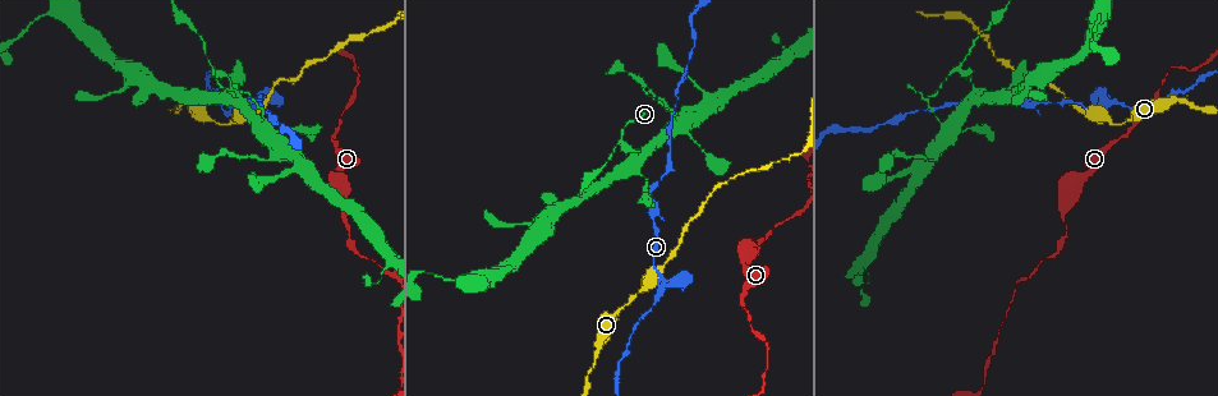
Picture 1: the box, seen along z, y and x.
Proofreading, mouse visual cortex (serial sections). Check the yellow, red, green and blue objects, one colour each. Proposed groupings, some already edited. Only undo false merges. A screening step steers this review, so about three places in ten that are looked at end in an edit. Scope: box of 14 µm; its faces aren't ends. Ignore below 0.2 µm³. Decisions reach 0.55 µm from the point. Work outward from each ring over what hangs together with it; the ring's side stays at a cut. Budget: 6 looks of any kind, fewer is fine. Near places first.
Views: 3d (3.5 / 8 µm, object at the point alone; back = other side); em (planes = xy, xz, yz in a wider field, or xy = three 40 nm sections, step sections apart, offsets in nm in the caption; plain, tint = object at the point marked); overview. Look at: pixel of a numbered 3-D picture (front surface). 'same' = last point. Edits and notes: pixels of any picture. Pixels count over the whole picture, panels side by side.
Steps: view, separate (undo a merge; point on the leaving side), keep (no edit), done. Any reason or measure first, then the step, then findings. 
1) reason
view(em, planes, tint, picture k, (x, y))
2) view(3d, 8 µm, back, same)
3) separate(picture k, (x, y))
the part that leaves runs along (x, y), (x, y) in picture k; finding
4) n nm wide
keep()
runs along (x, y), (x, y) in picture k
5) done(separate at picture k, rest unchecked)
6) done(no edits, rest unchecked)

abrupt turn
view(3d, 3.5 µm, picture 1, (214, 69))

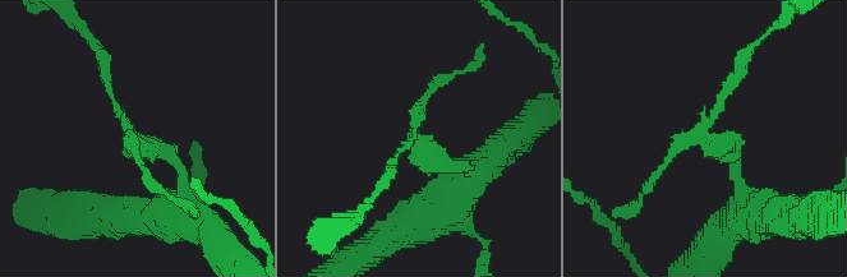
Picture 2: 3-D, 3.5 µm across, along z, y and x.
separate(picture 2, (173, 153))
the part that leaves runs along (708, 144), (737, 156), (750, 203), (733, 224) in picture 2; two cells meet here

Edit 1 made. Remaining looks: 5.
sudden change in width
view(3d, 8 µm, picture 1, (746, 257))

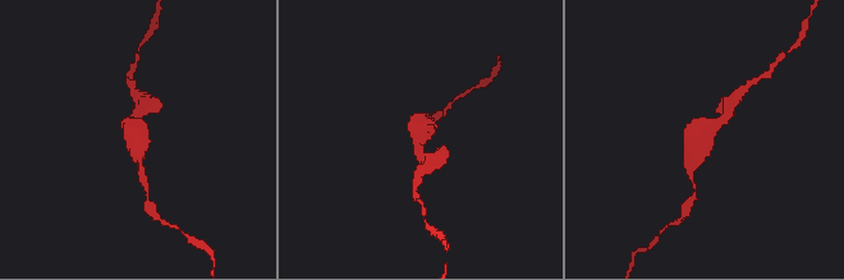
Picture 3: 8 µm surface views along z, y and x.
need the tissue
view(em, xy, step 3, tint, picture 3, (710, 130))

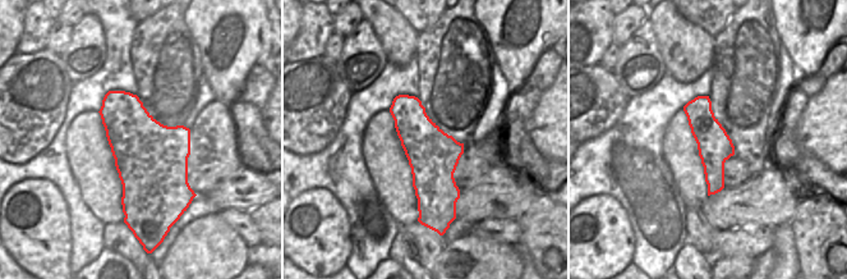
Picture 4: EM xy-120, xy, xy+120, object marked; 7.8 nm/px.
keep()
runs along (700, 99), (713, 141), (710, 191) in picture 4; all the same cell

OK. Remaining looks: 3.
view(3d, 3.5 µm, picture 1, (663, 281))

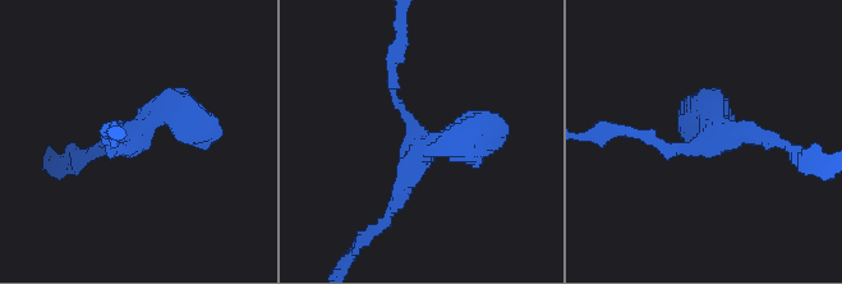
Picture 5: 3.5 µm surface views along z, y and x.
shape alone is not enough
view(em, xy, step 2, tint, picture 5, (129, 144))

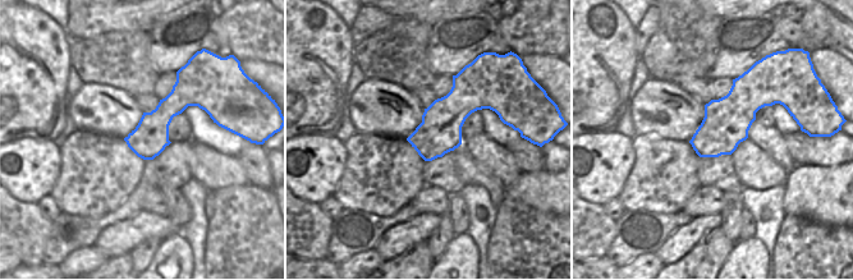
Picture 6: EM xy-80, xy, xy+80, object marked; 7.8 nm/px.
keep()
runs along (390, 74), (417, 154), (475, 131) in picture 5; one cell here

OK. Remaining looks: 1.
done(separate at picture 2, rest unchecked)

